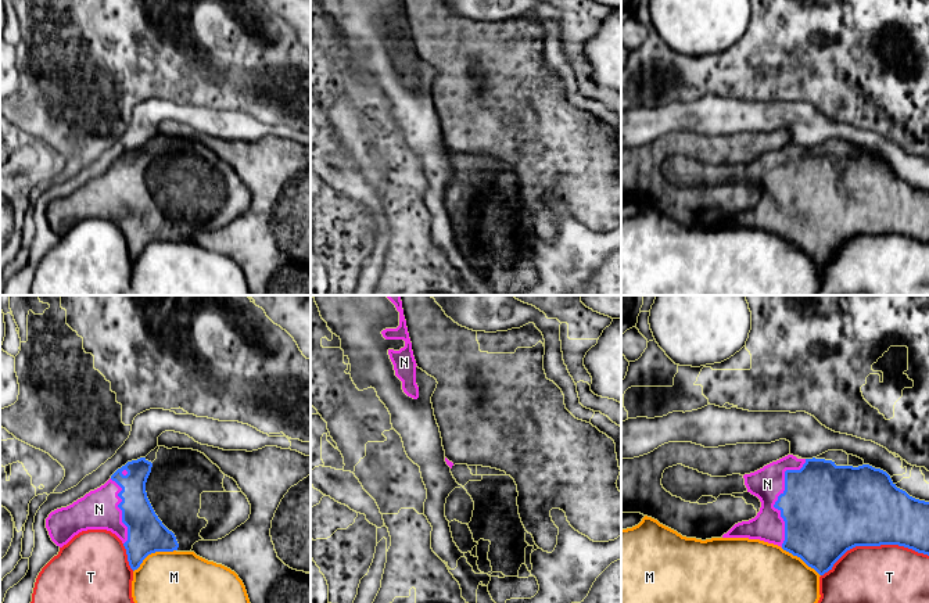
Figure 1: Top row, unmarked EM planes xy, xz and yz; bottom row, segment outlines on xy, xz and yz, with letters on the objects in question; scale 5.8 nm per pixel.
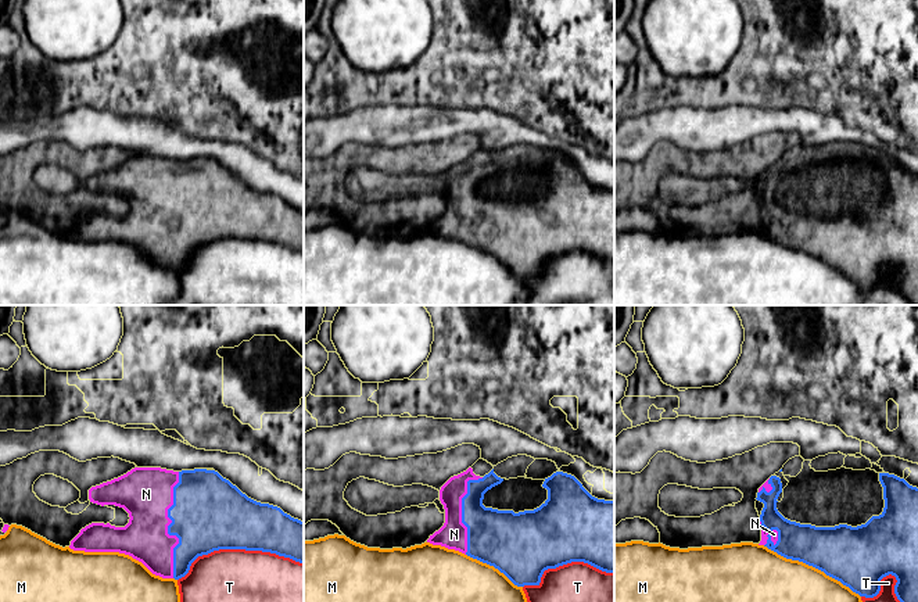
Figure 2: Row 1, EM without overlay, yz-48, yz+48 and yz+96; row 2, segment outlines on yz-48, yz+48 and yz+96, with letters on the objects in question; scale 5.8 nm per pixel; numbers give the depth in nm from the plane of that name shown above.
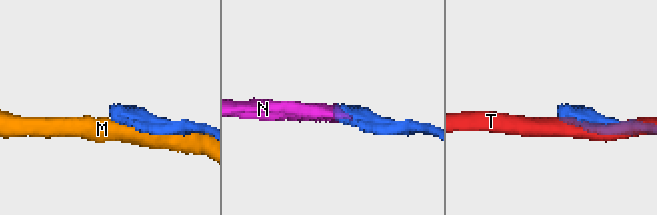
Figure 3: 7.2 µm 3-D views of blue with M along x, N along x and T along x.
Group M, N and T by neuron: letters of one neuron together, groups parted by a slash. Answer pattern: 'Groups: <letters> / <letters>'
Groups: M / N / T

